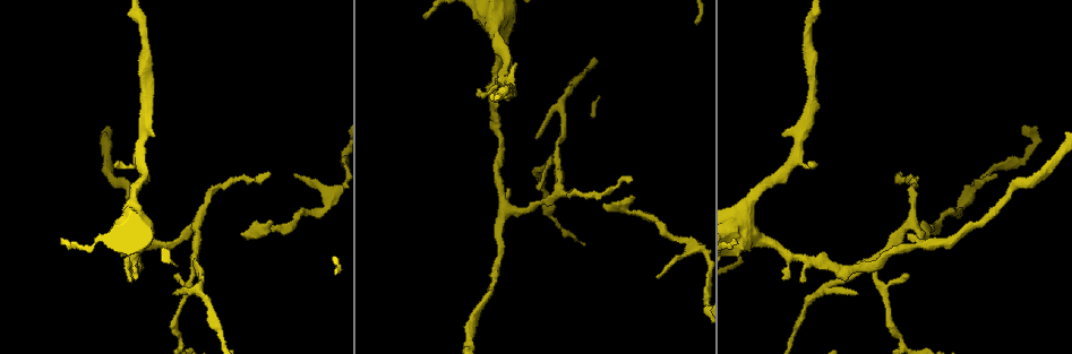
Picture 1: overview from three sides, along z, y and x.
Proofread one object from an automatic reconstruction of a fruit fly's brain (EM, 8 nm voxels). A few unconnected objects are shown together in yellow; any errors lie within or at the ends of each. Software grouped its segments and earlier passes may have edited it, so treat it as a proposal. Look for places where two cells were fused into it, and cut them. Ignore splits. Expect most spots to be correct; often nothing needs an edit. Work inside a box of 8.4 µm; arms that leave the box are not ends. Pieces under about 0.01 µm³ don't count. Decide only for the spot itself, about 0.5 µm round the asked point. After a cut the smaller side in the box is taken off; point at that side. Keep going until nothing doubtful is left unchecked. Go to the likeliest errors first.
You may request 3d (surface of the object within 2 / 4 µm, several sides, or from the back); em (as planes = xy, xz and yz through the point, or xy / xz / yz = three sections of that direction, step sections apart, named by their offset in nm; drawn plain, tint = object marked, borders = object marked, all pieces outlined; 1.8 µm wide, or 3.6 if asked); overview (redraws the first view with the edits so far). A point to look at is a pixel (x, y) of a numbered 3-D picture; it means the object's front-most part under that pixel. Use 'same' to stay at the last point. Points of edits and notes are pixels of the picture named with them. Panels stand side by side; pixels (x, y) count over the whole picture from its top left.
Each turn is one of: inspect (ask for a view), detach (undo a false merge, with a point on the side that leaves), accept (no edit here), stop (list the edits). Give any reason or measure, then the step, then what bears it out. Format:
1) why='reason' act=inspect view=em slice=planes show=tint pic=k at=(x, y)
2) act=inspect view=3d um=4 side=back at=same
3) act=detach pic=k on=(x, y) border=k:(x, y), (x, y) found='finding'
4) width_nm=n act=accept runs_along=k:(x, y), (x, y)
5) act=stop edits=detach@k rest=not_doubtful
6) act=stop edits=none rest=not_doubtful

why='two arms in line, one across' act=inspect view=3d um=4 pic=1 at=(874, 257)

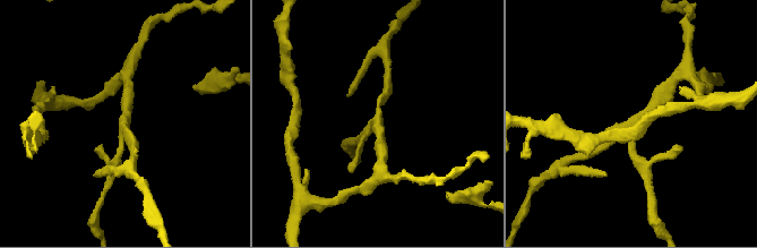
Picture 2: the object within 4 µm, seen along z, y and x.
arms=3 act=inspect view=em slice=planes show=tint pic=2 at=(376, 123)

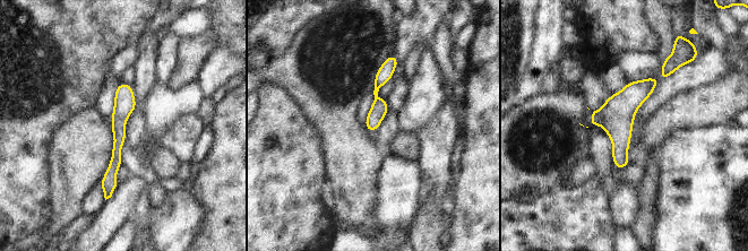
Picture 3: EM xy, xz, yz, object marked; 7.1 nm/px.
width_nm=120 act=accept runs_along=3:(126, 86), (108, 192) found='one cell here'

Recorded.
why='branch point' act=inspect view=3d um=4 pic=1 at=(829, 285)

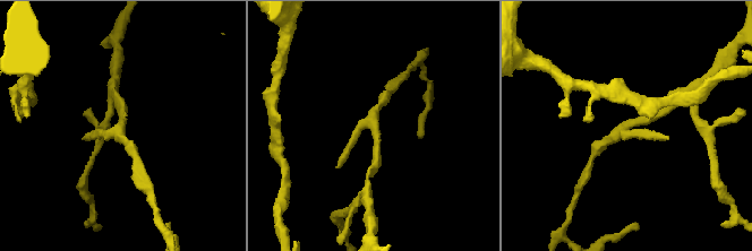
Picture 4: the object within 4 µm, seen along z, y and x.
act=inspect view=em slice=planes show=tint pic=4 at=(372, 122)

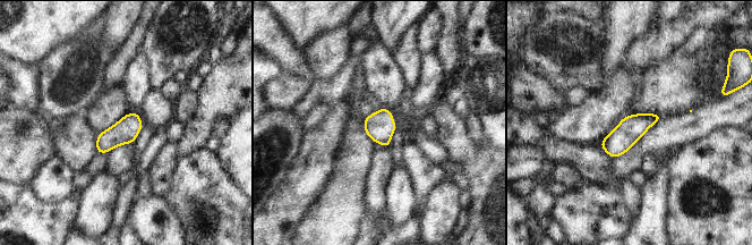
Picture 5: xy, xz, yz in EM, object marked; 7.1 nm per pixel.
act=accept found='one cell here'

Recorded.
why='three arms meet' act=inspect view=em slice=xz step=16 show=tint pic=1 at=(910, 225)

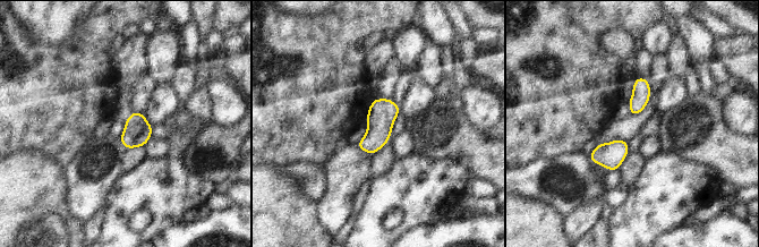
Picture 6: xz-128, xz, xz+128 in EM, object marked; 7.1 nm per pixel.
why='another direction' act=inspect view=em slice=planes show=tint at=same

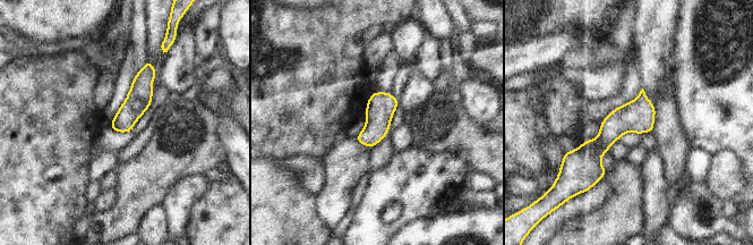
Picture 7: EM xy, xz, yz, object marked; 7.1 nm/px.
width_nm=170 act=accept found='continuous, no second cell'

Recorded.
why='three arms meet' act=inspect view=em slice=planes show=borders pic=1 at=(929, 243)

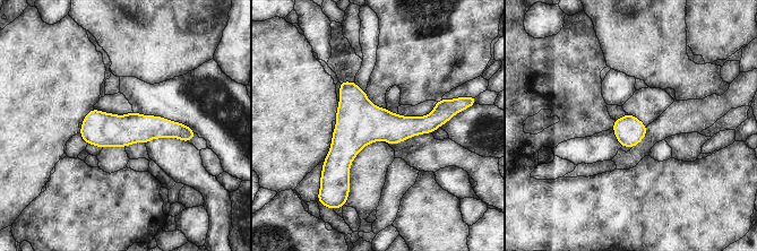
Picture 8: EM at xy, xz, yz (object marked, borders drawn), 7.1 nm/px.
act=accept runs_along=8:(445, 113), (367, 127), (325, 166) found='continuous, no second cell'

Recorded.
why='branch point' act=inspect view=em slice=planes show=tint pic=1 at=(329, 198)

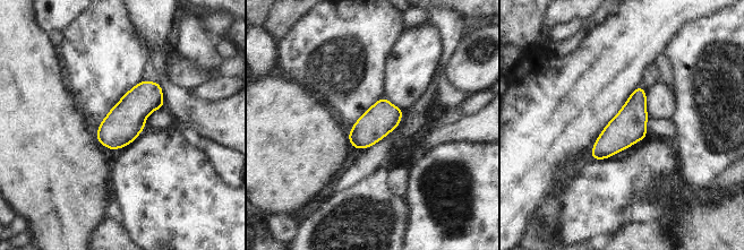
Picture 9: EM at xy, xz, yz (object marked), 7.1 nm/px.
act=accept found='all the same cell'

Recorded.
act=stop edits=none rest=not_doubtful

